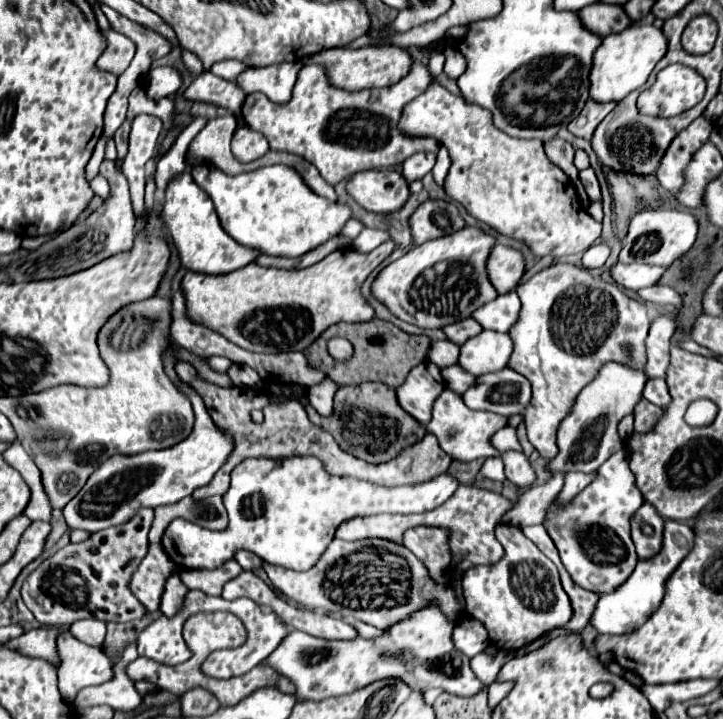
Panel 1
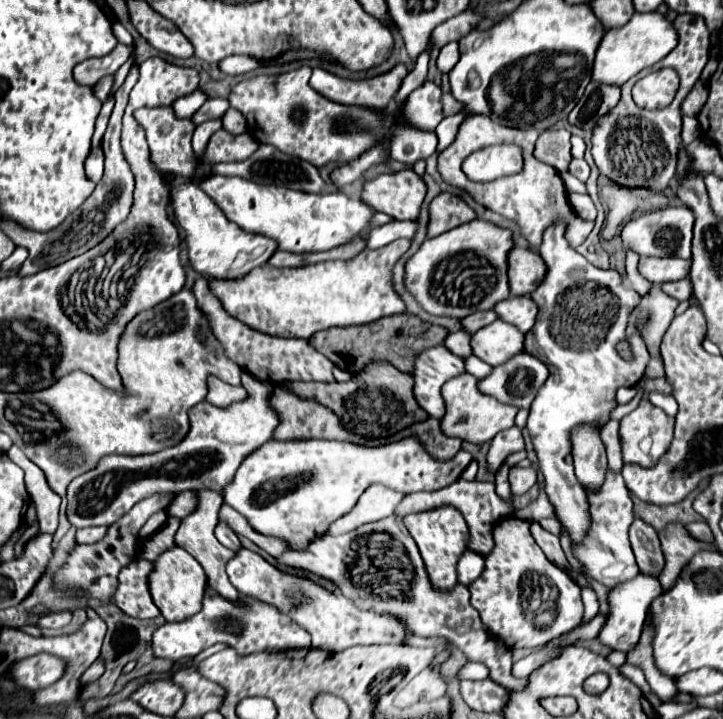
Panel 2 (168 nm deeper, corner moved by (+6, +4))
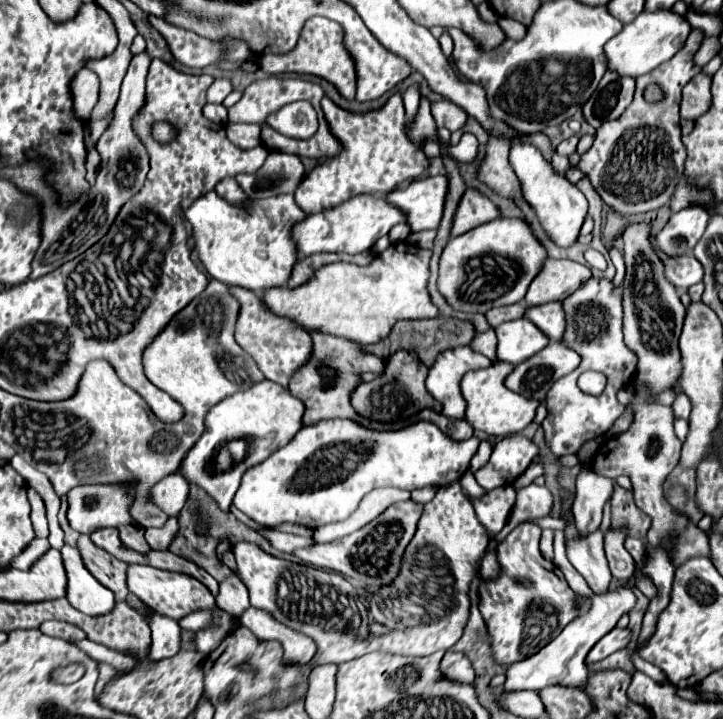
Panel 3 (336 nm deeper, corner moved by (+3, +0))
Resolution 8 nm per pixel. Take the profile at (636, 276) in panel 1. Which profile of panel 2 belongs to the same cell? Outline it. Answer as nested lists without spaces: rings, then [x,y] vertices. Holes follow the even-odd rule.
[[[643,257],[639,271],[649,283],[667,283],[685,279],[691,271],[691,259],[679,257]]]

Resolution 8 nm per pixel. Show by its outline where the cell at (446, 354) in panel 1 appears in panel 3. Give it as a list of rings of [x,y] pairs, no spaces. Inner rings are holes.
[[[488,329],[488,331],[484,331],[484,333],[478,333],[478,335],[472,339],[472,343],[470,343],[472,351],[482,353],[482,355],[486,355],[488,359],[494,359],[494,345],[496,345],[496,335],[494,335],[492,329]]]

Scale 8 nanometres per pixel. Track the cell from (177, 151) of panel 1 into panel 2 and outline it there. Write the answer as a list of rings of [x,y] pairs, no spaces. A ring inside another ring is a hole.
[[[213,97],[213,99],[207,99],[207,103],[205,103],[191,119],[193,119],[193,123],[203,123],[203,121],[207,121],[207,119],[217,119],[217,117],[221,117],[227,109],[229,109],[227,99]]]

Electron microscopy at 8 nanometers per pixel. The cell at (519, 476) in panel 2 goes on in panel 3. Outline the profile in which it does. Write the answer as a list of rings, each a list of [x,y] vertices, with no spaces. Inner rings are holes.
[[[530,483],[516,493],[516,505],[512,509],[512,517],[508,519],[506,527],[502,529],[504,537],[522,521],[528,517],[544,517],[550,513],[552,507],[552,495],[548,493],[546,487],[540,487],[536,483]]]

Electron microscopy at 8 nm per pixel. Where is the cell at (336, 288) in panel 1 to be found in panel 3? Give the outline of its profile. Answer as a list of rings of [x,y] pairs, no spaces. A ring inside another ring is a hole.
[[[392,243],[366,267],[350,263],[324,265],[300,287],[272,287],[262,291],[260,297],[272,315],[288,319],[308,333],[328,333],[362,345],[378,343],[400,319],[428,319],[438,315],[426,291],[428,261],[430,249]]]

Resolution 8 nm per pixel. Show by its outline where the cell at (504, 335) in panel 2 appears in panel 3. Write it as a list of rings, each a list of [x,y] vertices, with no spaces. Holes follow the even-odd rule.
[[[528,319],[502,323],[494,331],[498,337],[496,359],[512,365],[526,361],[530,355],[548,345],[546,335],[542,335],[542,331],[538,331],[538,327],[534,327],[534,323],[530,323]]]

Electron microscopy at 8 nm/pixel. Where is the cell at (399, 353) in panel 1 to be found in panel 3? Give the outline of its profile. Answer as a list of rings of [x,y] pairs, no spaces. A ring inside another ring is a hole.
[[[434,317],[434,319],[420,319],[420,321],[398,321],[392,327],[392,331],[388,333],[388,337],[380,339],[374,345],[364,345],[364,351],[386,361],[392,353],[396,353],[400,349],[406,349],[406,351],[412,349],[418,355],[418,359],[426,367],[430,367],[430,363],[434,363],[438,353],[442,353],[446,349],[452,349],[452,347],[468,345],[472,341],[472,337],[474,337],[474,327],[468,321],[460,321],[460,319],[452,319],[452,317]]]

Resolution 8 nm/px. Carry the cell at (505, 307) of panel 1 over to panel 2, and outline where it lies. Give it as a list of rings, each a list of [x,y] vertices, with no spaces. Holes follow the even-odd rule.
[[[509,297],[501,303],[495,305],[495,311],[497,315],[507,321],[507,323],[513,323],[517,325],[523,333],[531,331],[531,327],[535,325],[535,319],[537,319],[537,313],[539,313],[539,307],[533,299],[529,297]]]

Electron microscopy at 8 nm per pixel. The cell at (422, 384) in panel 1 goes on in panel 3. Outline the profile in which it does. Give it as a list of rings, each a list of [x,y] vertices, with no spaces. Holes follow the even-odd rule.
[[[456,347],[446,349],[440,353],[434,361],[434,365],[428,369],[426,389],[428,393],[442,403],[442,415],[450,419],[462,419],[464,417],[464,399],[460,393],[460,379],[464,373],[472,369],[488,367],[490,359],[486,359],[480,353],[474,353],[470,347]]]

